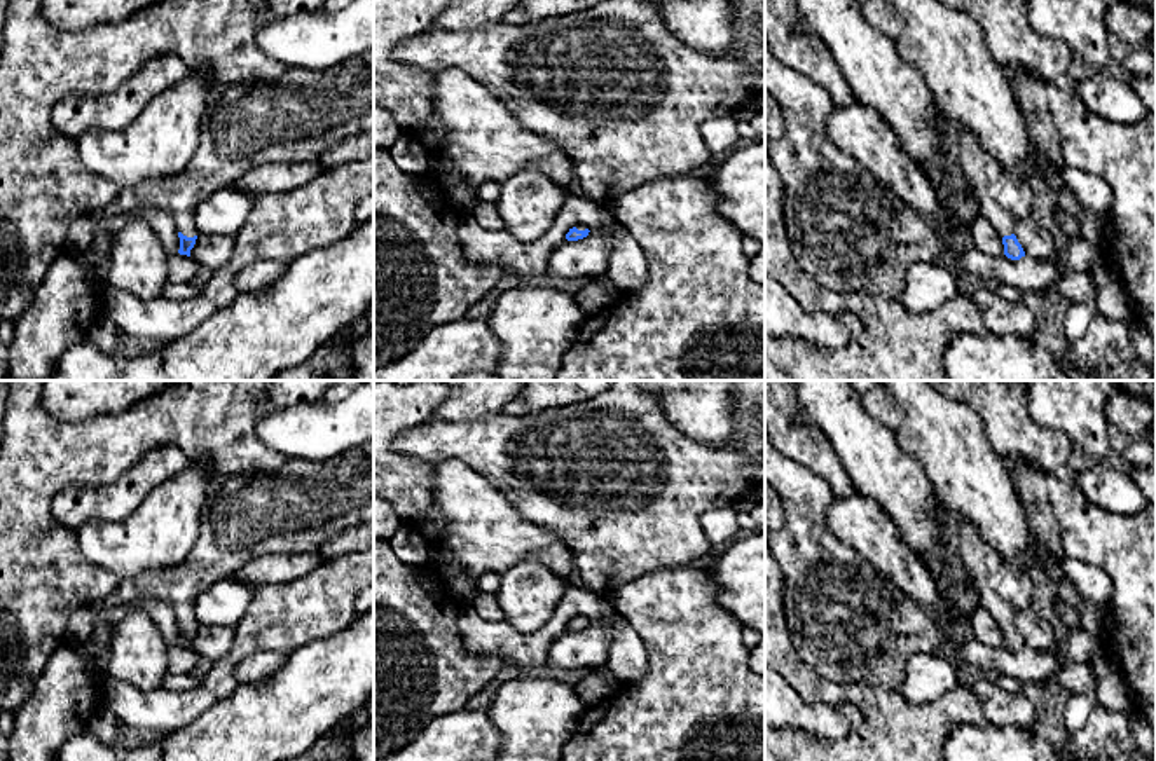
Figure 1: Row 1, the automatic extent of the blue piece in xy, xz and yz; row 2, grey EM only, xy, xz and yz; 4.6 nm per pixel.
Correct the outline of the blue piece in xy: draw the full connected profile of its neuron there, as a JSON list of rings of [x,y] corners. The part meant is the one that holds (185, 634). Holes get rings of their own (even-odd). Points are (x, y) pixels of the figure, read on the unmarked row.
[[[374,457],[361,461],[330,459],[313,463],[288,459],[274,471],[246,471],[217,476],[201,511],[199,536],[187,559],[173,569],[152,569],[120,579],[115,590],[86,606],[96,620],[93,639],[108,644],[105,616],[117,606],[143,599],[173,607],[180,628],[180,646],[190,648],[196,635],[196,600],[211,585],[232,576],[244,564],[264,553],[302,553],[318,548],[344,529],[374,520]]]

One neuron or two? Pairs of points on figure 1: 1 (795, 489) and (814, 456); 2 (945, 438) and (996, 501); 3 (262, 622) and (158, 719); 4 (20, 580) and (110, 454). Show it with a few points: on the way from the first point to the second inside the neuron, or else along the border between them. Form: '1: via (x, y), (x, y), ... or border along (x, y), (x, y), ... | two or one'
1: border along (783, 452), (816, 472), (835, 496) | two
2: via (956, 454), (964, 470), (980, 486) | one
3: via (238, 651), (222, 674), (187, 706) | one
4: via (20, 540), (20, 512), (70, 461) | one

